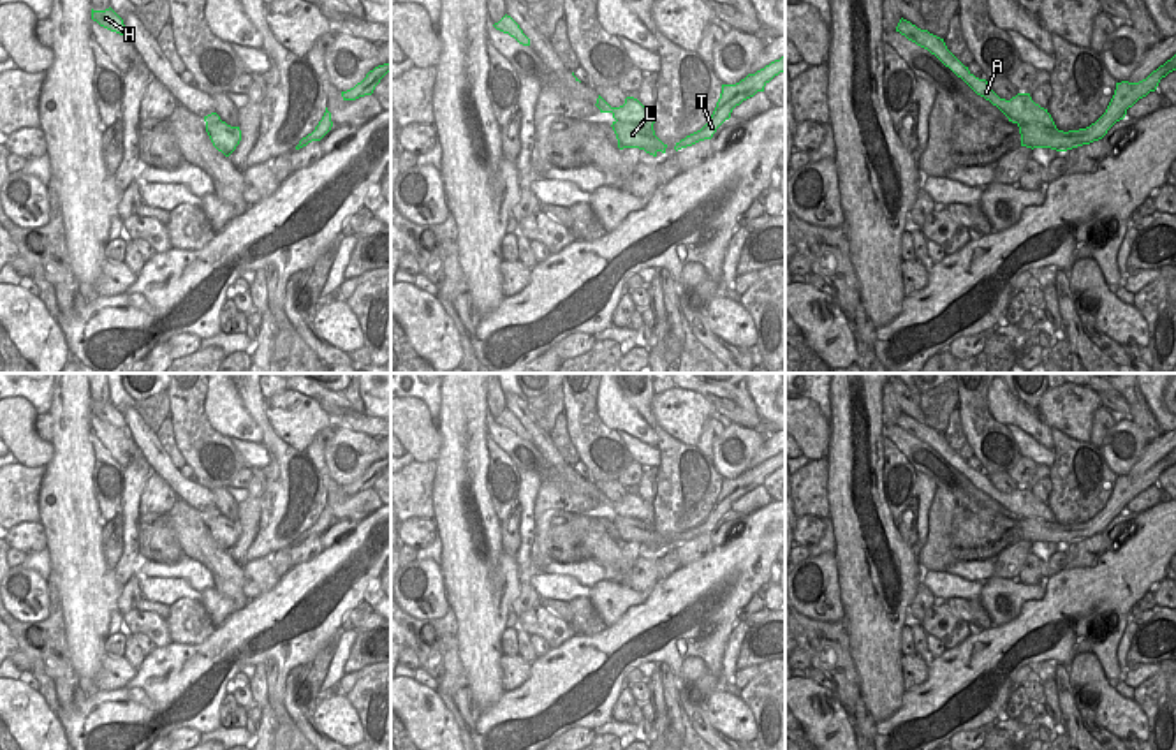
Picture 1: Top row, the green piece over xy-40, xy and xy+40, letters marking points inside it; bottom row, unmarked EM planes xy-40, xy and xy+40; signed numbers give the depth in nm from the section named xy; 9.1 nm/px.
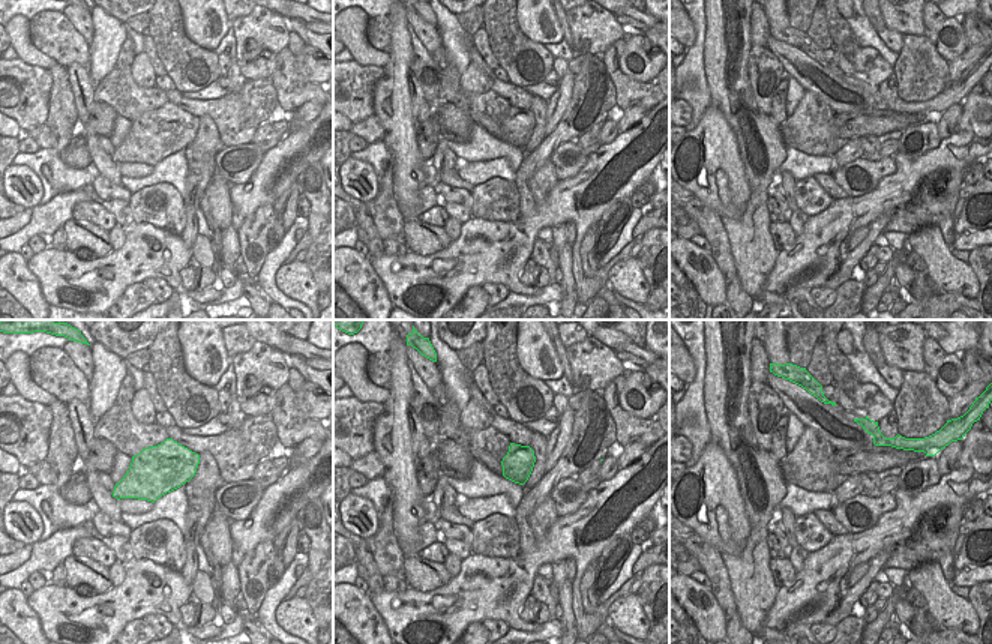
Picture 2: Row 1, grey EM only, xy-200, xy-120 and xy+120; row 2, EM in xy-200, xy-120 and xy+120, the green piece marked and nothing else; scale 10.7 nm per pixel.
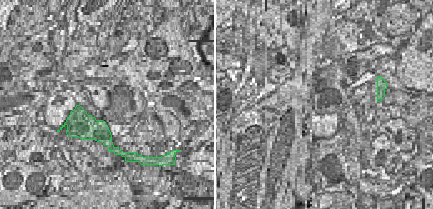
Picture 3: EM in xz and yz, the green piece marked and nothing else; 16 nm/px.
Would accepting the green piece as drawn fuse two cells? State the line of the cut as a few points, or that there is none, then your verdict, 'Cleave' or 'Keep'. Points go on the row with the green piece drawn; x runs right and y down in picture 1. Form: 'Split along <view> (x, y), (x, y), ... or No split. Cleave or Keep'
Split along xy+40 (1018, 122), (1055, 129). Cleave.

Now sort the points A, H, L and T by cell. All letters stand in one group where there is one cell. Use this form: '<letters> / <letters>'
A H T / L

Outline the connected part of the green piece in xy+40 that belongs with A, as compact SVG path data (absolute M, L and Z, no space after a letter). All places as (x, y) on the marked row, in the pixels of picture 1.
M900 19L896 32L905 35L908 40L928 49L935 55L945 67L949 67L958 77L961 77L977 95L996 106L1012 123L1030 123L1044 125L1047 129L1056 129L1047 109L1035 104L1030 93L1018 93L1011 100L1000 99L988 85L986 79L975 77L968 67L965 67L945 46L944 39L921 30L907 19Z

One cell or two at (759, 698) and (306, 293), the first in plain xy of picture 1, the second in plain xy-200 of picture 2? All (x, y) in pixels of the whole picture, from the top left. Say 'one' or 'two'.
two

